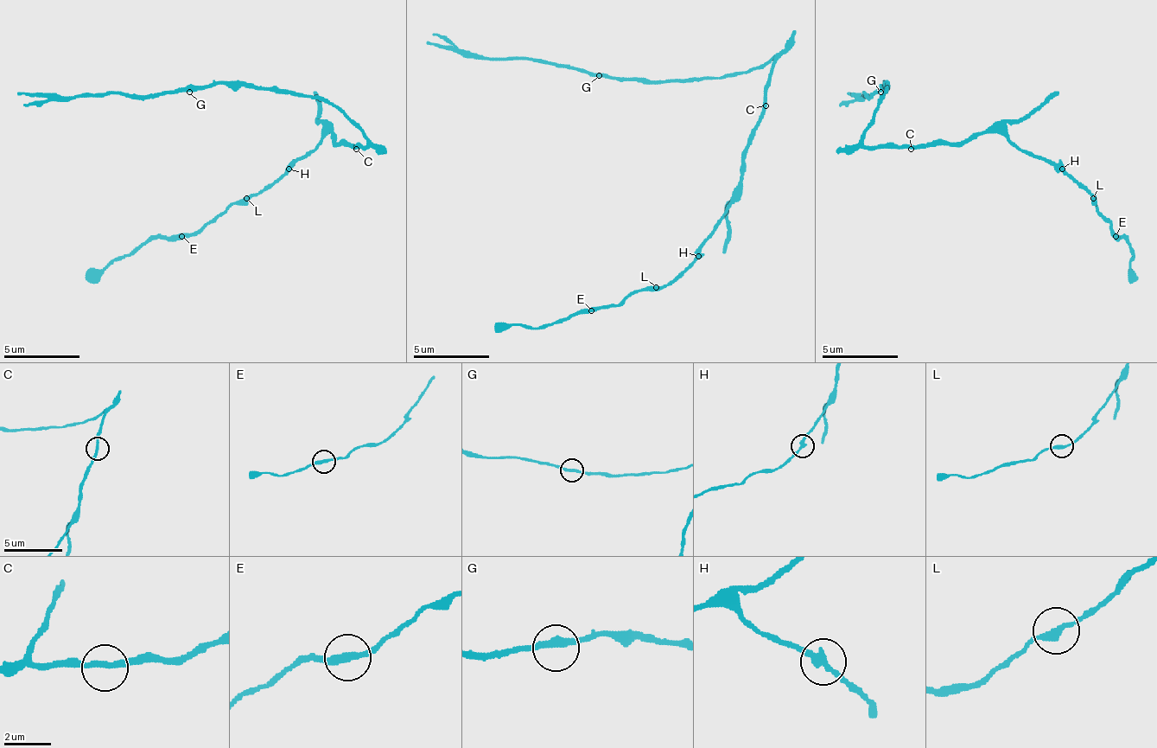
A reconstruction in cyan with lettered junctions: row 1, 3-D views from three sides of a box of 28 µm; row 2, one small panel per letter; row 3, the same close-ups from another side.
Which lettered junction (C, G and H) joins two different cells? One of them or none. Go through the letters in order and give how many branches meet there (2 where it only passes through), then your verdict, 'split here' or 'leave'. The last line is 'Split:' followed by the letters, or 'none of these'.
C: branches 2; leave
G: branches 2; leave
H: branches 2; leave
Split: none of these

